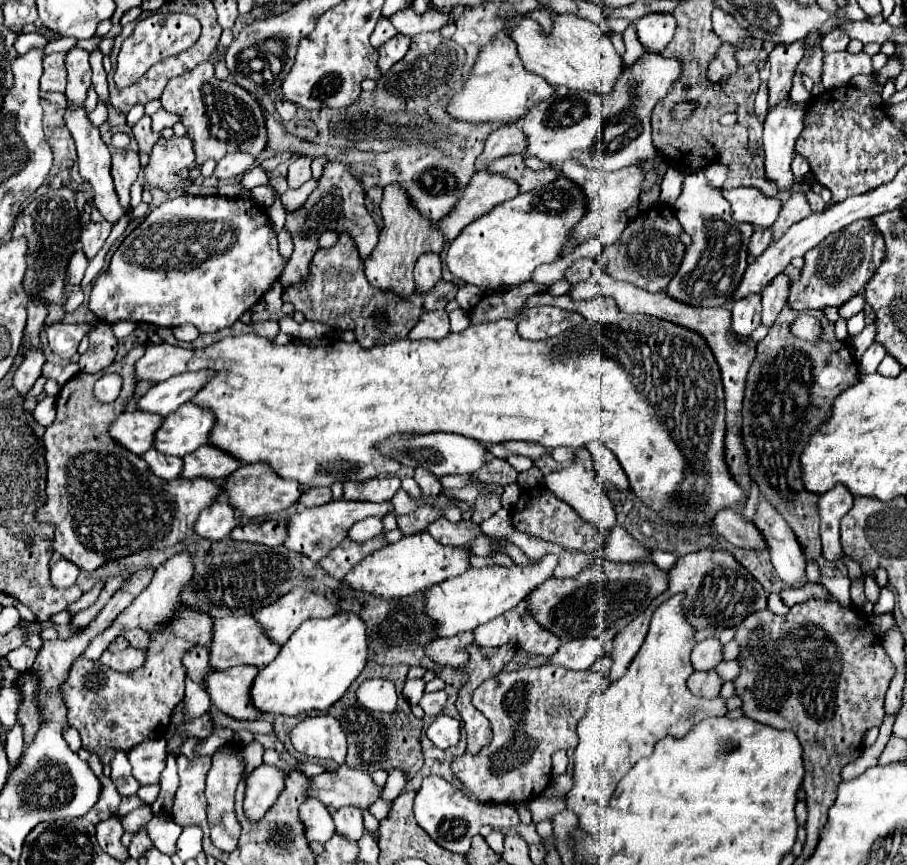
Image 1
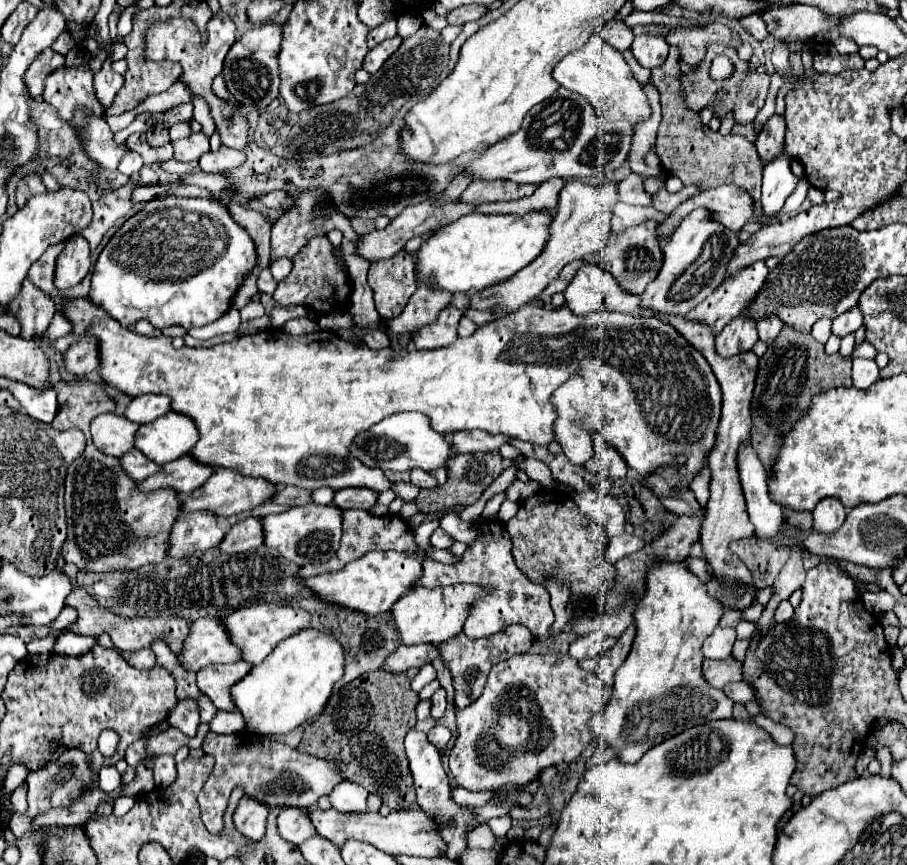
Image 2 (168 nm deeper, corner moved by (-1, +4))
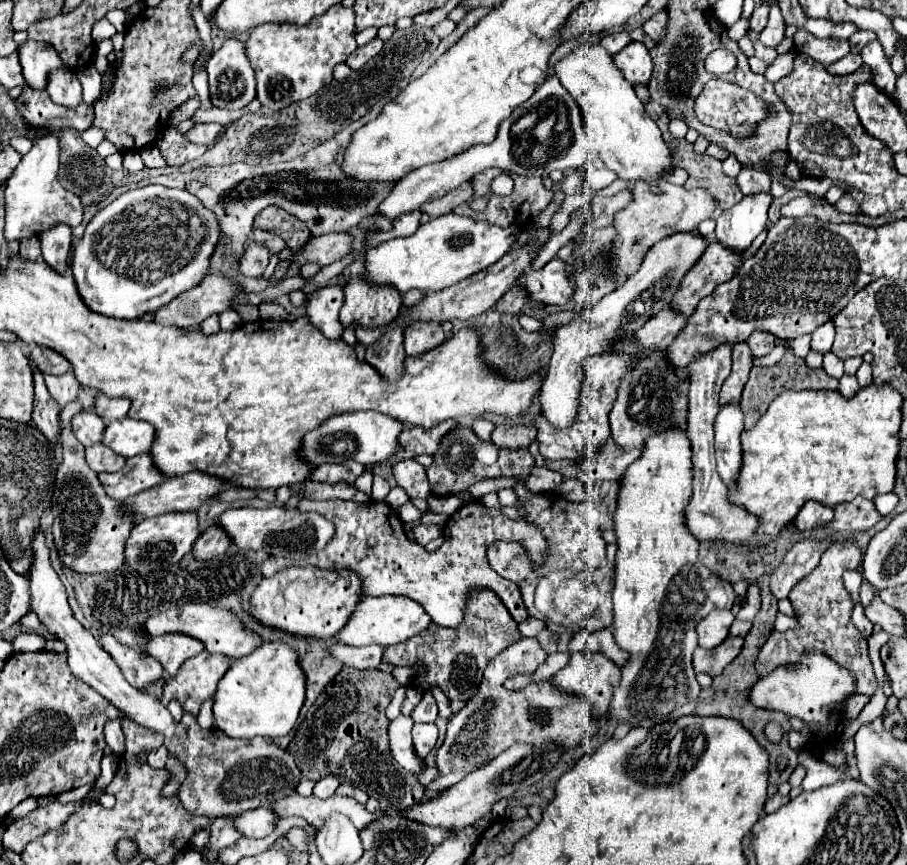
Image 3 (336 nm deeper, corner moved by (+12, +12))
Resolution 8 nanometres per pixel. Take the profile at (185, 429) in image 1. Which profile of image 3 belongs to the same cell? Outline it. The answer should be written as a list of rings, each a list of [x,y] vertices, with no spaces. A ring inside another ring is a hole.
[[[128,416],[110,422],[102,438],[102,444],[106,444],[108,448],[126,458],[150,452],[152,442],[154,442],[154,426],[150,422],[134,420]]]

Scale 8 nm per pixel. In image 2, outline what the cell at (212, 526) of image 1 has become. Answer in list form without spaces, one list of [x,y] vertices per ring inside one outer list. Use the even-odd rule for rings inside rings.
[[[209,512],[181,514],[171,530],[167,556],[169,558],[189,558],[195,552],[219,546],[225,532],[217,526],[217,516]]]

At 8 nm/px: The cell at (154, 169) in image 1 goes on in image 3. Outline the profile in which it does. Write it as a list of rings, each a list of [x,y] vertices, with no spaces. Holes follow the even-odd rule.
[[[196,124],[184,136],[190,142],[194,142],[194,144],[206,144],[206,146],[210,146],[212,140],[218,136],[220,128],[222,128],[220,124]]]

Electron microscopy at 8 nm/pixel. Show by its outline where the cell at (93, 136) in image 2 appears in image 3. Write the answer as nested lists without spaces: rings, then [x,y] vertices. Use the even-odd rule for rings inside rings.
[[[54,70],[54,74],[50,74],[48,94],[52,102],[62,104],[66,108],[74,108],[82,102],[82,86],[76,74],[70,70]]]

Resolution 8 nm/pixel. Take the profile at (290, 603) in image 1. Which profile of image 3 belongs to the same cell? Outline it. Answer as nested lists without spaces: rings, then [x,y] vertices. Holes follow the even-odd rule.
[[[202,602],[184,604],[180,608],[170,608],[166,612],[158,612],[156,616],[146,620],[144,628],[146,628],[148,636],[158,636],[158,634],[166,634],[166,632],[190,634],[194,638],[200,638],[206,644],[208,652],[212,652],[212,654],[218,652],[218,654],[230,656],[232,660],[248,656],[258,644],[262,644],[260,636],[256,636],[250,628],[246,628],[236,612],[232,612],[228,608],[218,608],[218,606],[202,604]]]

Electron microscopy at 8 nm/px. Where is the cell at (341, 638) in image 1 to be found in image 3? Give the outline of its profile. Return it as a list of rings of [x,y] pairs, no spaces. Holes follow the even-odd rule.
[[[282,640],[264,642],[252,654],[236,660],[228,668],[228,672],[222,676],[222,680],[218,682],[218,690],[216,690],[216,698],[214,698],[216,728],[220,728],[224,734],[230,734],[232,738],[254,738],[254,736],[278,738],[278,736],[284,736],[296,724],[300,708],[304,704],[304,698],[306,698],[306,674],[300,666],[298,652],[292,650]]]

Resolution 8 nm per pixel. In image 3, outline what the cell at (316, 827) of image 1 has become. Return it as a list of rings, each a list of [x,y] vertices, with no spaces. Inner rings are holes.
[[[258,808],[258,810],[248,810],[246,814],[240,814],[236,818],[238,830],[242,830],[248,838],[266,838],[268,834],[274,832],[278,822],[278,816],[272,808]]]

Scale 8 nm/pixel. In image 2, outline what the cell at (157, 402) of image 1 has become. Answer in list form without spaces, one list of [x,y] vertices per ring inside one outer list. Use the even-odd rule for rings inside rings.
[[[145,394],[145,396],[133,398],[127,404],[127,410],[123,416],[135,424],[145,424],[145,422],[153,422],[155,418],[159,418],[167,412],[169,412],[169,398],[167,396]]]

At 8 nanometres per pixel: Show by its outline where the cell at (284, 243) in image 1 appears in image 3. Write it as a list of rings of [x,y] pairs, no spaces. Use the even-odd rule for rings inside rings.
[[[332,232],[332,234],[312,238],[298,254],[292,254],[288,248],[284,248],[277,255],[280,260],[294,260],[294,262],[300,262],[300,264],[316,262],[320,266],[328,266],[328,264],[344,258],[346,254],[350,254],[352,244],[354,244],[352,234]]]

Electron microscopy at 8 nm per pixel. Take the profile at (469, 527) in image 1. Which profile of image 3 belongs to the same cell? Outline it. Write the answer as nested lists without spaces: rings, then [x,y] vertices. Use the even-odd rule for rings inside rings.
[[[420,524],[412,532],[416,536],[416,542],[422,544],[422,546],[426,546],[430,540],[434,540],[434,538],[438,538],[442,534],[440,526],[436,526],[436,524]]]

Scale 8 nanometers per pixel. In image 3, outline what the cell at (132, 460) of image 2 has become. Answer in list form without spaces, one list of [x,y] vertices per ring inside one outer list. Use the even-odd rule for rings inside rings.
[[[94,444],[86,448],[86,460],[94,472],[116,472],[126,464],[126,458],[122,454],[108,450],[108,446],[104,444]]]

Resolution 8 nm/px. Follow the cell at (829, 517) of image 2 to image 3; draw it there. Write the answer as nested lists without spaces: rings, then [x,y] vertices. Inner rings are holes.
[[[806,502],[802,510],[796,516],[798,530],[812,530],[816,526],[824,526],[834,516],[830,506],[824,506],[820,502]]]

